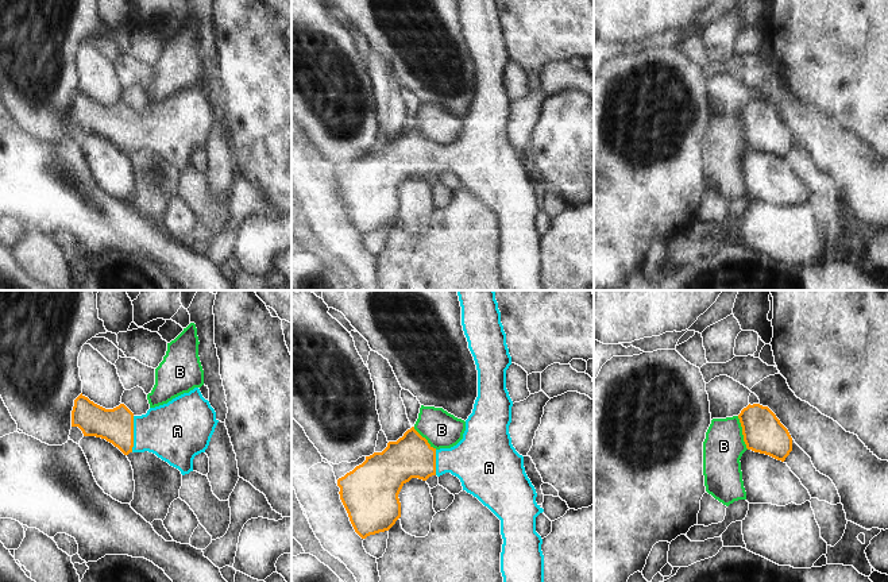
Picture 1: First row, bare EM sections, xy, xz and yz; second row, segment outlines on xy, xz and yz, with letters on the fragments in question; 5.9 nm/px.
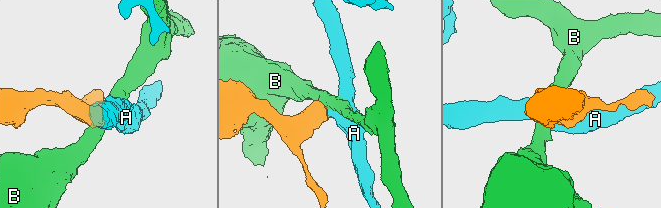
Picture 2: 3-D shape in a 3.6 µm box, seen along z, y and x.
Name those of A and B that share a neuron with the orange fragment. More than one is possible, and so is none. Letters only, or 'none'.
A

